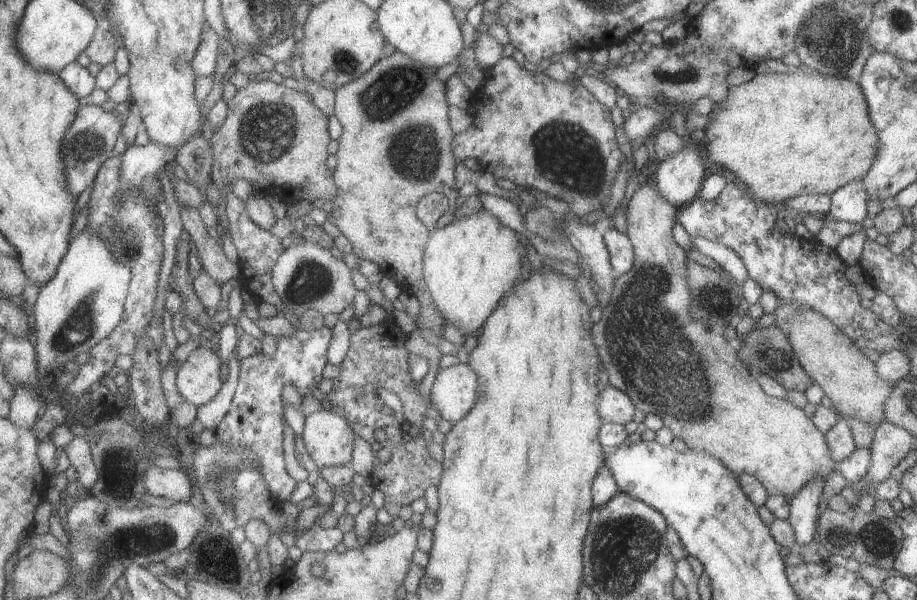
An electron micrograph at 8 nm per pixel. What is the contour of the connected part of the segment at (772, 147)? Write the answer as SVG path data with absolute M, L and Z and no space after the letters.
M803 66L797 69L788 69L785 73L773 73L761 71L748 82L729 87L726 99L723 102L713 104L711 120L704 128L704 140L701 143L705 157L719 163L724 170L733 174L735 182L742 182L754 201L766 203L782 203L793 197L801 195L830 195L836 188L846 185L847 182L861 179L871 166L878 147L877 137L873 125L870 123L865 99L857 83L851 79L822 75Z

